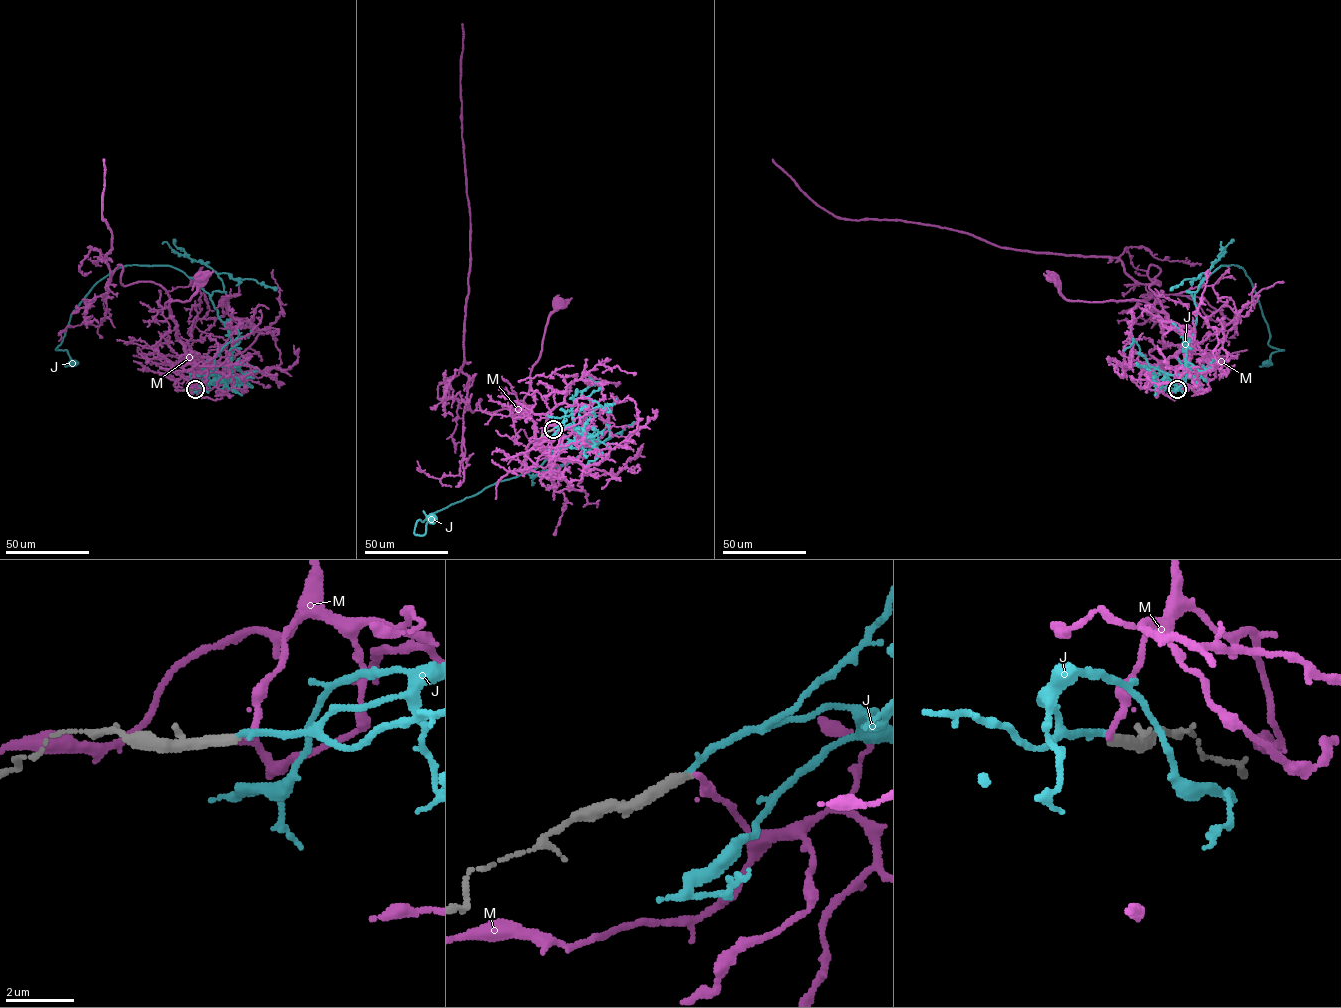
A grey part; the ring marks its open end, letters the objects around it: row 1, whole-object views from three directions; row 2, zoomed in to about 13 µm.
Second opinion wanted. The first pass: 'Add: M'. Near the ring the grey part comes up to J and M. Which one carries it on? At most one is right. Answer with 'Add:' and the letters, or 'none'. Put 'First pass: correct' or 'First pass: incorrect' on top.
First pass: incorrect
Add: J

